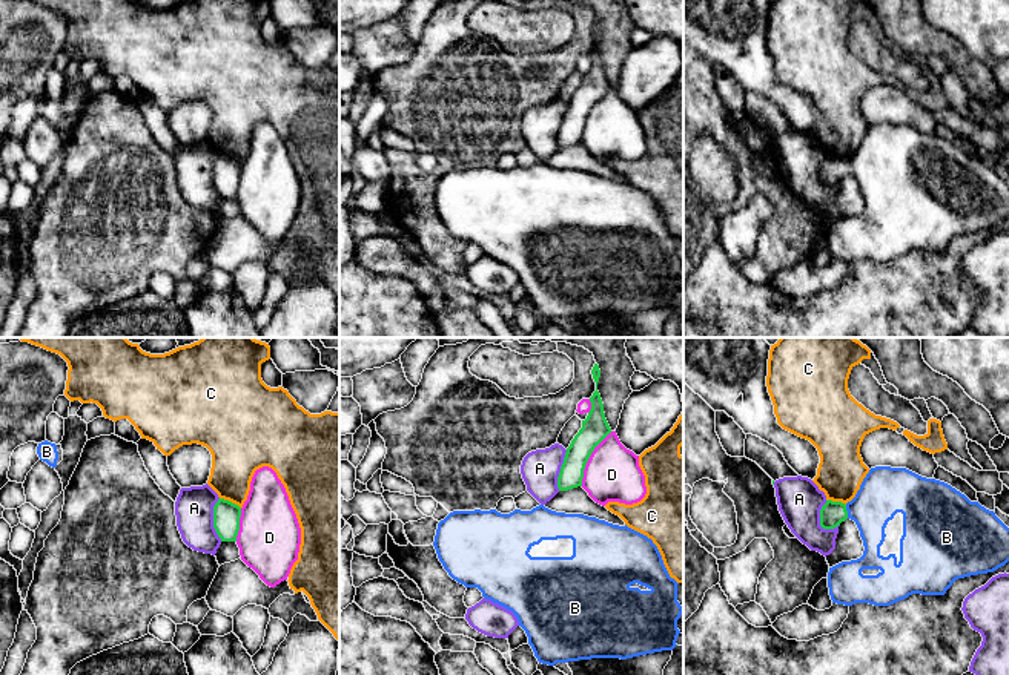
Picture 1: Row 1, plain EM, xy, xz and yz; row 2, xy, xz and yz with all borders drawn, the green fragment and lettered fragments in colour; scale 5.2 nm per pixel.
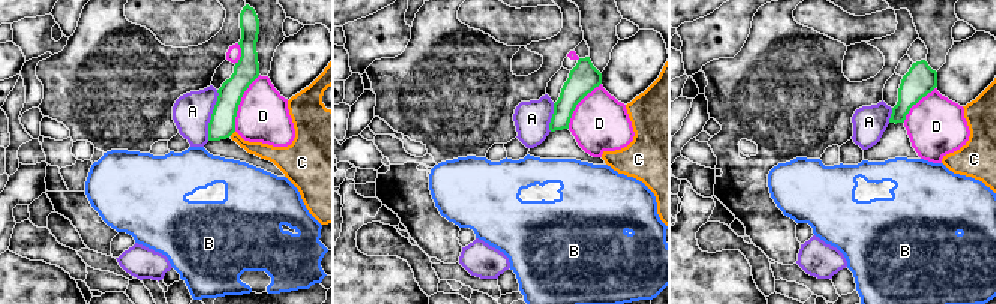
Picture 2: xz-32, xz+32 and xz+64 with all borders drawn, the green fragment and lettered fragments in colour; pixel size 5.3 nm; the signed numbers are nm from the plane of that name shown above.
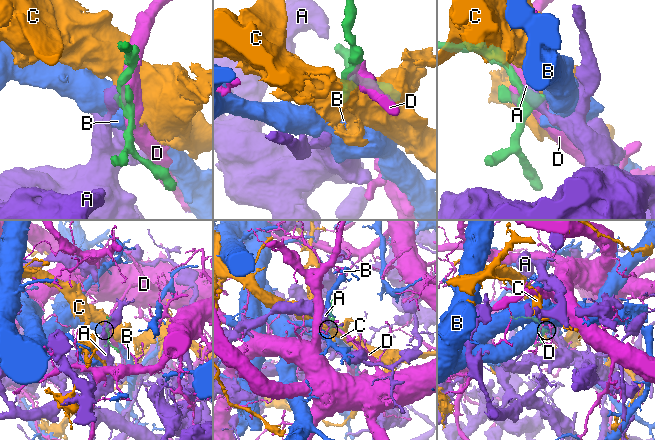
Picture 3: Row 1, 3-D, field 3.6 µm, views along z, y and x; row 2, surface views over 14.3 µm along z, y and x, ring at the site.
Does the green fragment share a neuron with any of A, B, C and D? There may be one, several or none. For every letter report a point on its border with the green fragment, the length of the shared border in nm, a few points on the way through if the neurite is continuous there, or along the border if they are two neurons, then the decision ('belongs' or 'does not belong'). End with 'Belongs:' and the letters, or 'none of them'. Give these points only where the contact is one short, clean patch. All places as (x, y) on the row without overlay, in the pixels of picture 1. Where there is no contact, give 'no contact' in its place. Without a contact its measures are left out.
A: yz (820, 175) | 170 nm | along yz (827, 157), (820, 166), (820, 181), (833, 186) | does not belong
B: yz (846, 167) | 70 nm | across yz (833, 169), (846, 167), (866, 166), (885, 148) | belongs
C: xy (231, 158) | 130 nm | along xy (220, 154), (234, 158), (240, 164) | does not belong
D: xz (588, 114) | 340 nm | does not belong
Belongs: B

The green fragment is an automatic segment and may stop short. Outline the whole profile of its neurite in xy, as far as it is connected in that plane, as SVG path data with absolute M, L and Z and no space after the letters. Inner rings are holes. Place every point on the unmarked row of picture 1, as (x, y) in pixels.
M218 155L213 163L213 184L221 198L237 198L241 164L229 156Z

